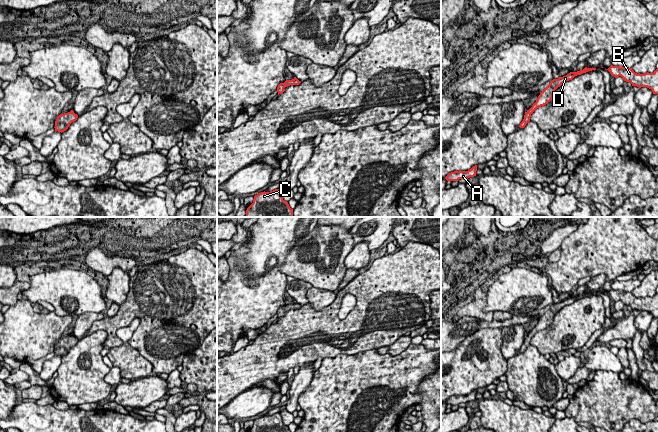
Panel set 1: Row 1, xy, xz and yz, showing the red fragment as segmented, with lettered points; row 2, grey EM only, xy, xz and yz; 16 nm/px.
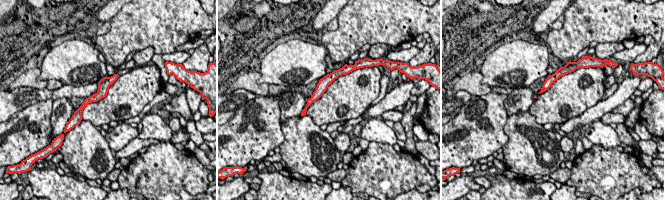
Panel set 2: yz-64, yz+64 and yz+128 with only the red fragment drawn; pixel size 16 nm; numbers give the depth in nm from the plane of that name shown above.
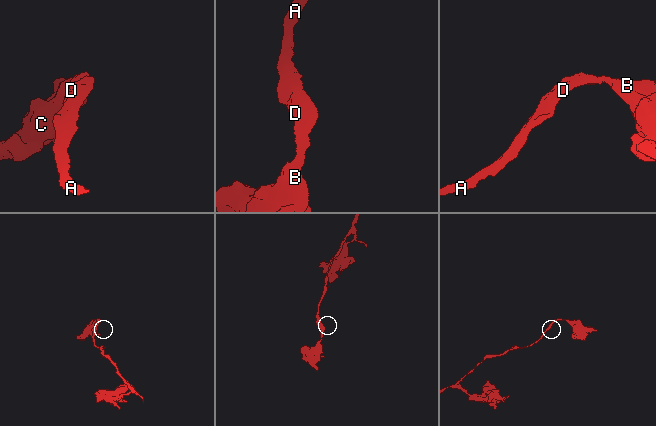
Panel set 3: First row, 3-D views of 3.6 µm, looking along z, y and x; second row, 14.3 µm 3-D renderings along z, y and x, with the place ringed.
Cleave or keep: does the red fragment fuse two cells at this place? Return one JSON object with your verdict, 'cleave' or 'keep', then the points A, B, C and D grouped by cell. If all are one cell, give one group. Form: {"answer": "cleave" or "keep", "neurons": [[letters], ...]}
{"answer": "keep", "neurons": [["A", "B", "C", "D"]]}

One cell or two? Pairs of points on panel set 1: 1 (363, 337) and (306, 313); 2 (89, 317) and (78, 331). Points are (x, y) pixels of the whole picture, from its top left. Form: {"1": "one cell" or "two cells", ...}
{"1": "one cell", "2": "one cell"}

